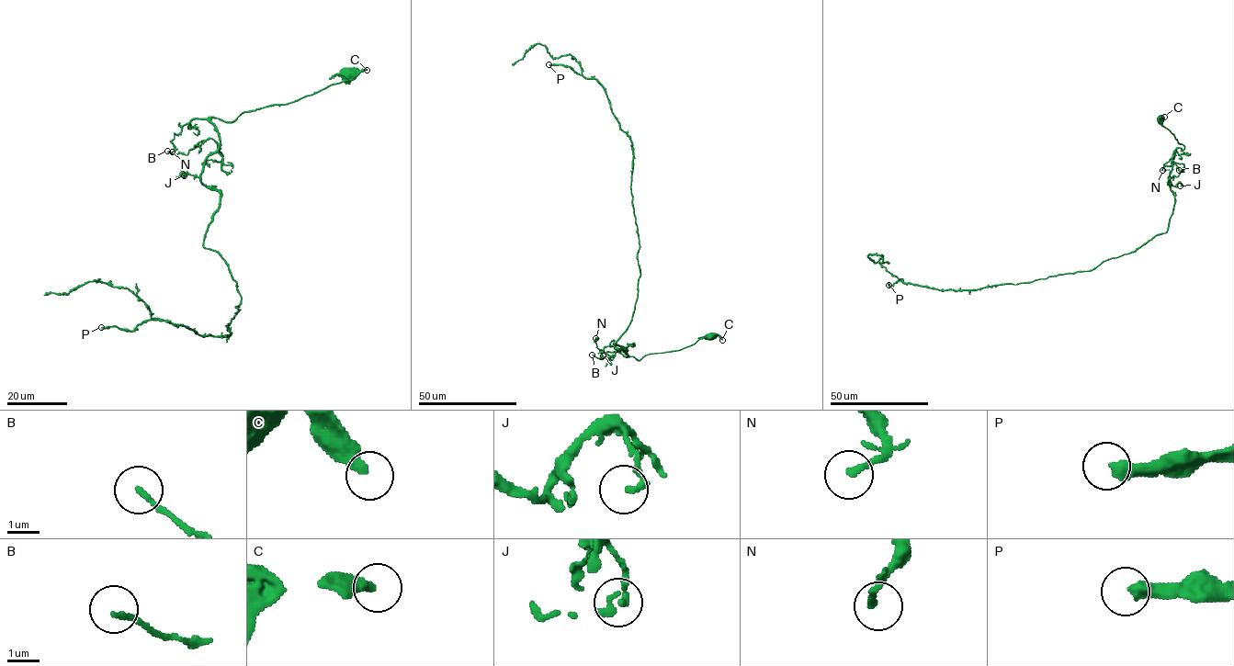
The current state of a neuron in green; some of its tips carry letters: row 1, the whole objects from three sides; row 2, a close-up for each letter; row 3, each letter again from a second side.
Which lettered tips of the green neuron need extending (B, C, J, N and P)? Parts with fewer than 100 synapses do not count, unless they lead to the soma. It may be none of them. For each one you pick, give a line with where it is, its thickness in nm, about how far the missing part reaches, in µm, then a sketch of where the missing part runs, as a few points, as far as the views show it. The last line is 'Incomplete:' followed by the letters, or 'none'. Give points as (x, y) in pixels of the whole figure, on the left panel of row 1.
P: Place: (101, 327). Thickness 400 nm. Missing length about 70 µm
Incomplete: P

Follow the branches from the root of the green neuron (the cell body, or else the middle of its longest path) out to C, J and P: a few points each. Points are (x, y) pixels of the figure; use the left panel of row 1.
C: (349, 73), (367, 70)
J: (349, 73), (232, 121), (211, 117), (220, 145), (198, 176), (184, 175)
P: (349, 73), (211, 117), (220, 145), (200, 180), (220, 204), (203, 246), (237, 284), (230, 334), (101, 327)

